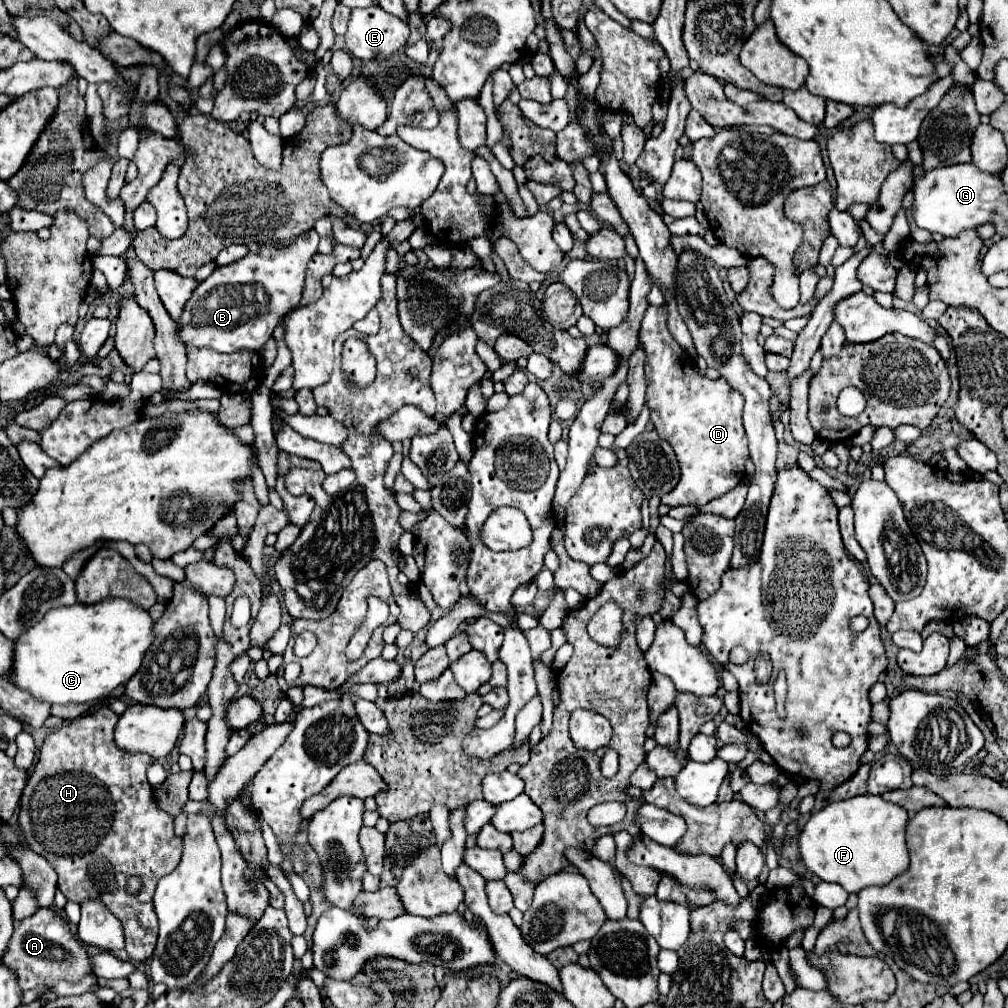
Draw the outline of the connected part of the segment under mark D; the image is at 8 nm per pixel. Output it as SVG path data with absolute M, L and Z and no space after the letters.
M649 305L645 311L645 317L641 321L641 333L639 339L645 347L647 353L647 365L645 365L645 373L647 373L647 405L651 409L651 423L655 425L657 433L667 439L673 449L675 455L679 459L679 467L681 467L681 481L679 485L661 497L661 503L671 505L671 507L679 507L679 505L705 505L725 493L729 493L733 487L737 487L741 483L741 473L745 471L745 461L749 457L749 447L747 447L747 435L743 429L743 397L739 395L739 391L735 391L731 385L727 385L727 379L719 377L719 379L709 379L703 377L695 371L695 363L689 355L685 355L679 347L679 343L673 339L673 335L667 329L667 305L655 307Z

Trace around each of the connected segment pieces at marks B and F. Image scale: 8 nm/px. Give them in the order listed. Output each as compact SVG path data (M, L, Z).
M309 229L285 249L277 249L275 245L263 245L257 253L249 251L243 259L227 267L217 267L205 281L197 285L195 295L191 297L191 301L187 301L187 309L183 311L183 321L177 327L181 341L199 347L211 347L219 353L233 353L239 349L259 351L271 339L279 319L283 319L291 309L299 305L303 293L305 269L309 259L317 253L317 245L319 245L319 235L315 229Z
M863 795L847 801L829 803L819 813L813 813L811 819L807 821L799 837L799 851L807 869L813 871L813 875L817 875L823 881L841 885L847 893L859 893L861 889L871 885L883 887L909 867L909 851L905 843L907 823L909 823L909 813L895 803L883 801L879 795Z

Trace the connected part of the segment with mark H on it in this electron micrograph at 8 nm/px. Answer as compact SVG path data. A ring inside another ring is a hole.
M107 705L101 707L45 737L39 763L23 789L19 825L27 845L35 853L43 855L57 871L61 893L75 903L81 903L83 899L101 899L123 923L125 951L129 959L143 963L152 956L158 939L158 918L151 903L155 885L179 865L183 849L181 839L173 833L173 819L155 805L153 791L145 775L153 757L147 753L127 753L119 749L113 739L113 729L119 717L107 709ZM131 875L139 875L143 879L143 889L135 897L125 891Z

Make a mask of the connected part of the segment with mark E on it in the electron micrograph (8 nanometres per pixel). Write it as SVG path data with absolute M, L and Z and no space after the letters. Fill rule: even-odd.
M371 5L371 7L365 7L365 9L353 9L349 29L345 33L345 45L351 51L351 55L355 55L357 59L385 61L393 53L397 53L401 47L407 45L409 35L411 35L411 29L403 19L391 17L389 13L379 9L379 5Z

